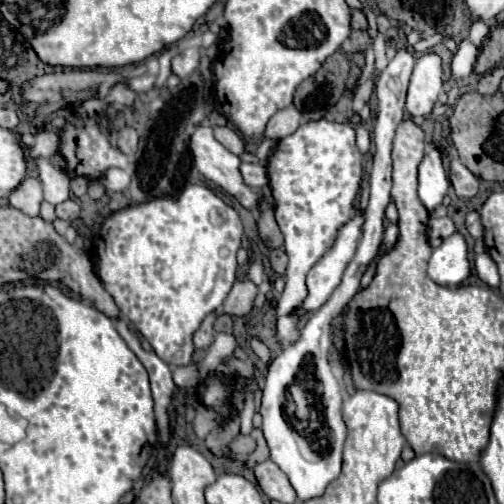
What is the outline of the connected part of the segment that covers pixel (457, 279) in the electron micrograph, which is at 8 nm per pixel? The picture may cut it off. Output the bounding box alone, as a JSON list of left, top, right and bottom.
[429,233,469,285]

